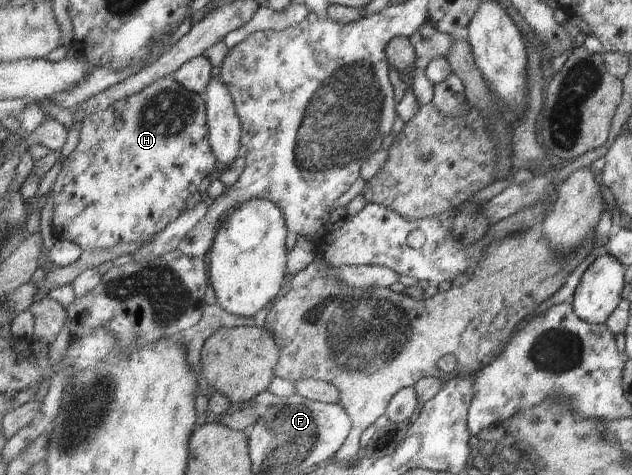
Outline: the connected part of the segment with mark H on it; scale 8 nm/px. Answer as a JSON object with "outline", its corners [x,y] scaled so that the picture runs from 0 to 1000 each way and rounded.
{"outline":[[[275,158],[263,160],[248,173],[233,181],[229,189],[223,189],[220,198],[210,198],[204,206],[195,206],[188,215],[182,215],[176,227],[161,232],[144,240],[144,244],[133,246],[128,257],[128,272],[125,274],[125,297],[117,318],[106,328],[98,343],[97,358],[92,364],[89,383],[82,396],[82,411],[85,421],[85,461],[82,493],[89,507],[95,503],[119,509],[128,518],[133,531],[144,531],[150,524],[166,526],[179,522],[191,509],[199,512],[228,512],[234,501],[244,499],[256,484],[266,480],[272,467],[286,459],[297,440],[297,421],[309,408],[318,392],[318,383],[324,379],[326,371],[332,371],[340,358],[351,358],[361,354],[369,345],[378,328],[378,312],[381,312],[381,293],[384,282],[384,267],[381,251],[375,244],[373,215],[369,215],[369,200],[366,189],[350,162],[337,164],[328,194],[323,200],[312,198],[304,189],[296,189],[293,181],[278,171]]]}

